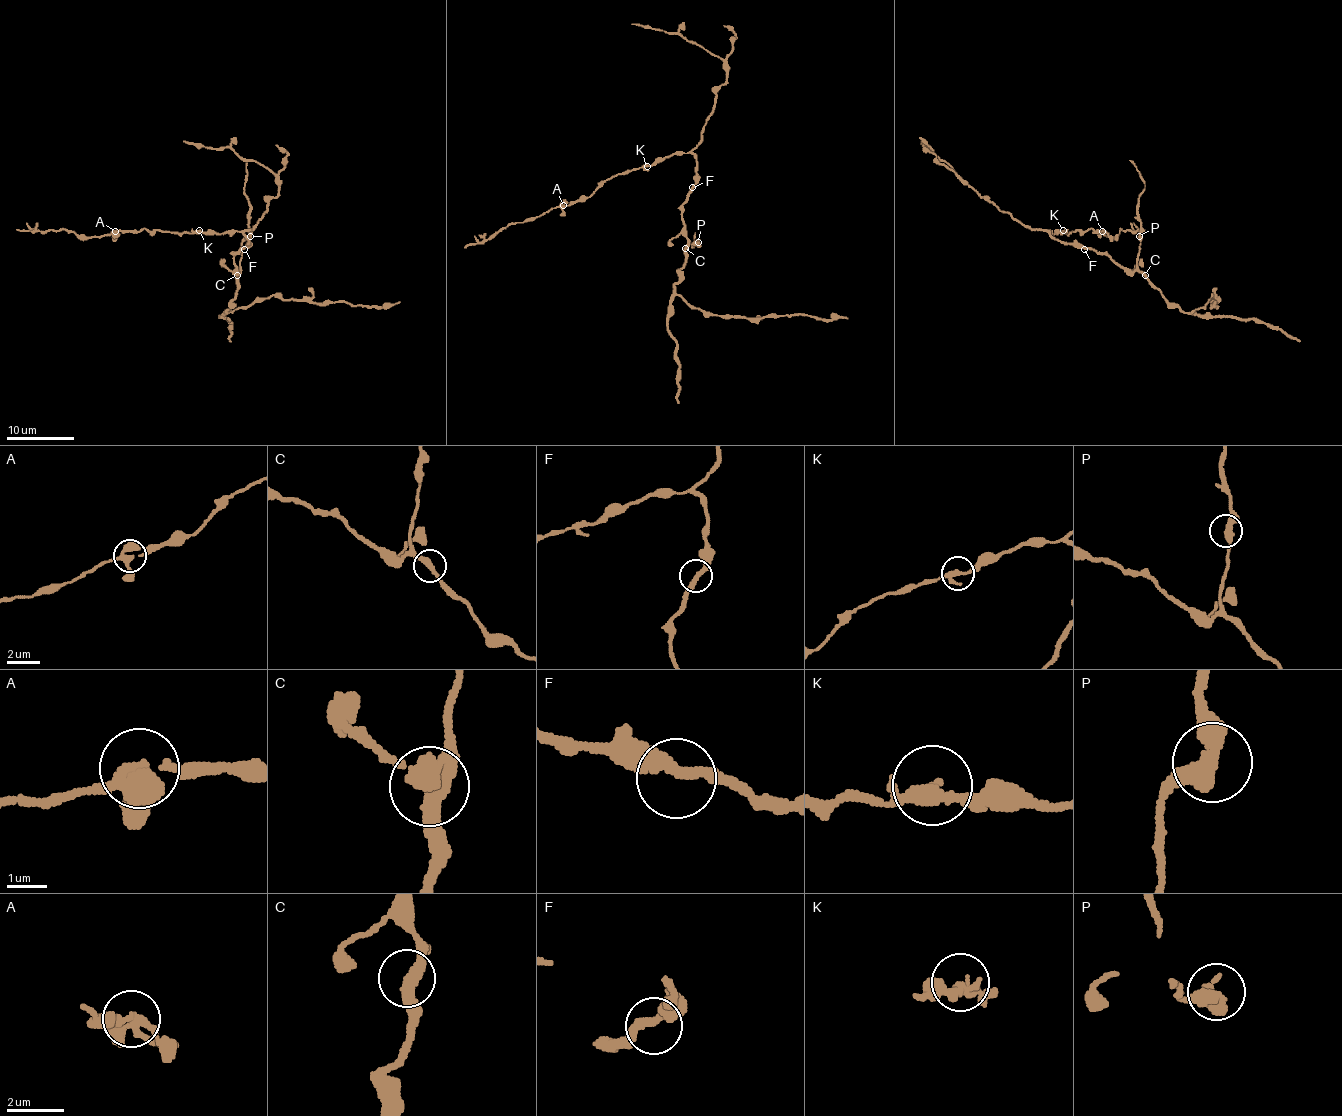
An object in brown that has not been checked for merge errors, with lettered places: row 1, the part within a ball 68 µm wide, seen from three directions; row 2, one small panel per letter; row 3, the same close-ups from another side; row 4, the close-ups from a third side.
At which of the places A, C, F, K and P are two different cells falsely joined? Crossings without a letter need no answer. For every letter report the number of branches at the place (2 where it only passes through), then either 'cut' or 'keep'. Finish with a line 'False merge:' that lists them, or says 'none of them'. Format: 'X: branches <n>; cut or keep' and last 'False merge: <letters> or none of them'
A: branches 4; keep
C: branches 2; keep
F: branches 2; keep
K: branches 4; keep
P: branches 2; keep
False merge: none of them

